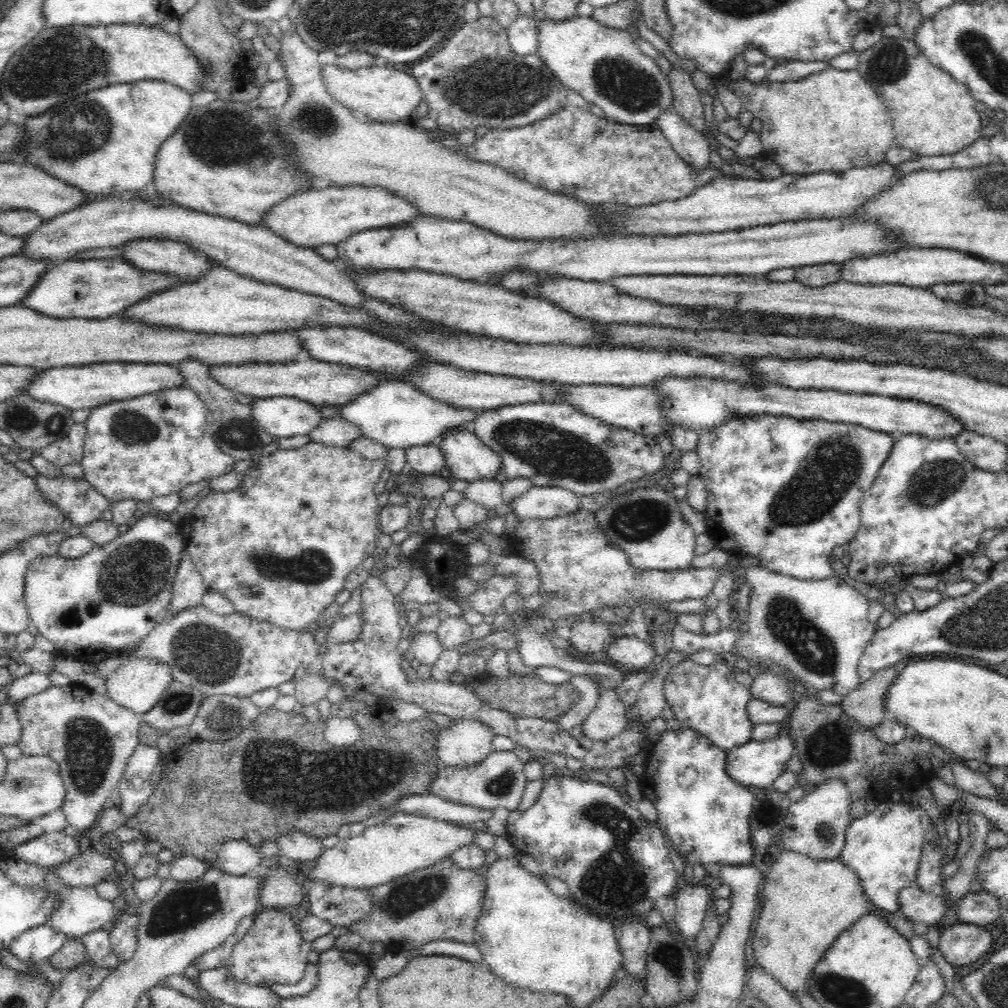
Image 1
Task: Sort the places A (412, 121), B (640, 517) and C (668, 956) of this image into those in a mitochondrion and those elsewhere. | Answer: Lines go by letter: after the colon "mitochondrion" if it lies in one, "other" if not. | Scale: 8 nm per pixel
A: other
B: mitochondrion
C: mitochondrion

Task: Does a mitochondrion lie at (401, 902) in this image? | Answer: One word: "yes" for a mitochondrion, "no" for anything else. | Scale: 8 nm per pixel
yes

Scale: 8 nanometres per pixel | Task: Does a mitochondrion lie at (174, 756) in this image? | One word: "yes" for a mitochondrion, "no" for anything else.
no

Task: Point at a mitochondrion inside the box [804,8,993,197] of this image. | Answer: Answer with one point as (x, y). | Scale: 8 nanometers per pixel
(890, 64)

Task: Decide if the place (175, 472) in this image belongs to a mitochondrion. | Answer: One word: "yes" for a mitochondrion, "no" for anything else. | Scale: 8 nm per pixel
no

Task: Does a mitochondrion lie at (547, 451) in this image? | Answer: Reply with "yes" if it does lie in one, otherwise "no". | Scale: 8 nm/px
yes

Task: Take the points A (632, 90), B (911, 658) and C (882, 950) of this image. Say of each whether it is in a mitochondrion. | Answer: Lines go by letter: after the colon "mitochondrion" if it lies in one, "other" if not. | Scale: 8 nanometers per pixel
A: mitochondrion
B: other
C: other

